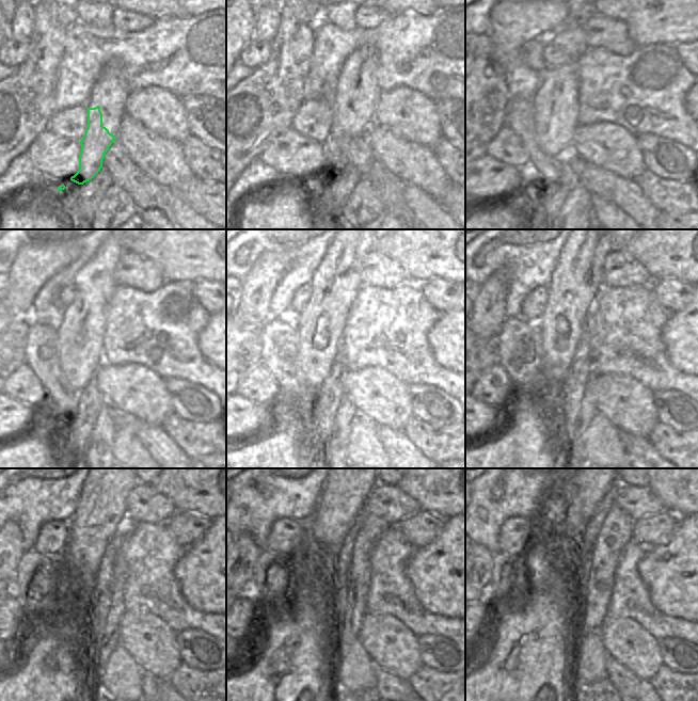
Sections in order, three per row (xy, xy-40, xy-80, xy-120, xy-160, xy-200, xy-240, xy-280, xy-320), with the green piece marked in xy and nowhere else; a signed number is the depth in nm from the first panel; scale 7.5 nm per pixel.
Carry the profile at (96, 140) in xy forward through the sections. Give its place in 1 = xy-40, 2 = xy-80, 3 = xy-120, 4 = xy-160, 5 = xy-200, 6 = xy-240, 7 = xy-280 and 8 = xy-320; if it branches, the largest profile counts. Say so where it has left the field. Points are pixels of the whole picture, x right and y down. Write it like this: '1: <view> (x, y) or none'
1: xy-40 (332, 147)
2: xy-80 (559, 86)
3: xy-120 (83, 322)
4: xy-160 (335, 284)
5: xy-200 (577, 279)
6: xy-240 (100, 515)
7: xy-280 (345, 490)
8: xy-320 (582, 490)

